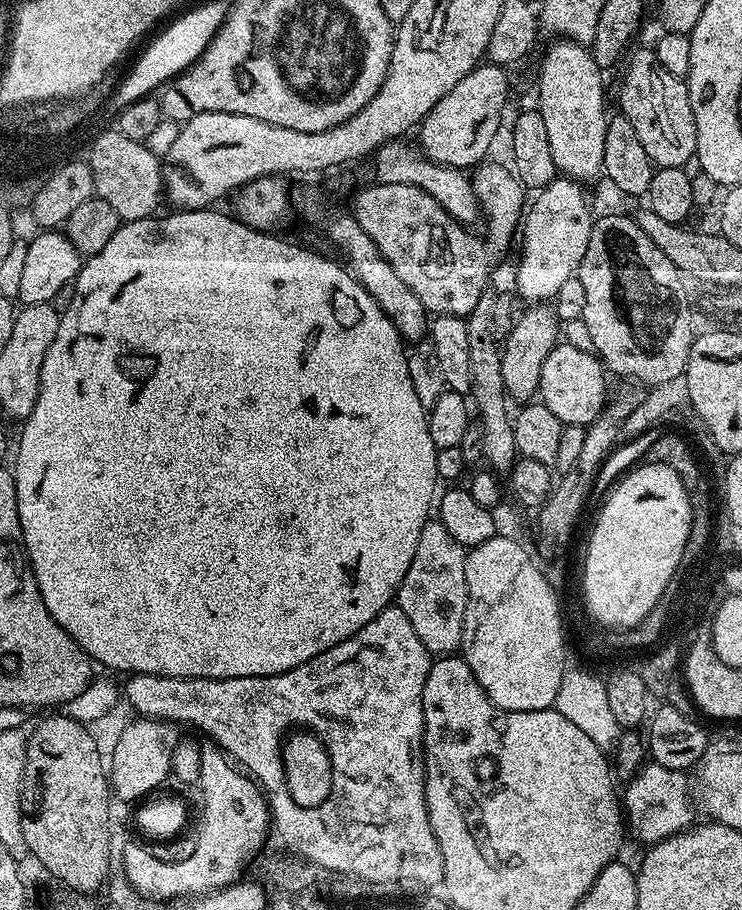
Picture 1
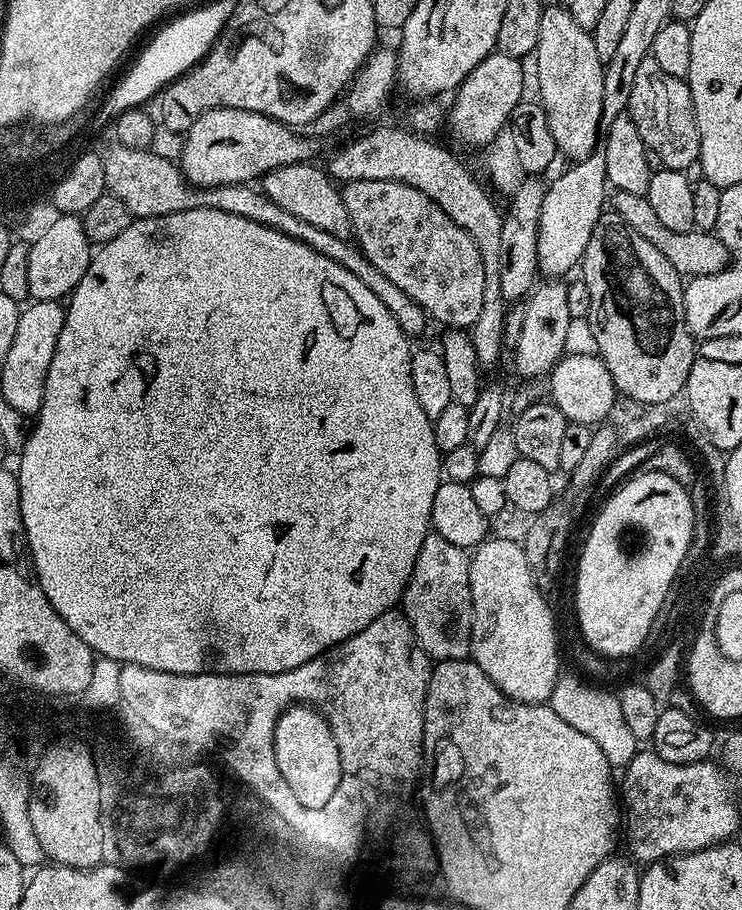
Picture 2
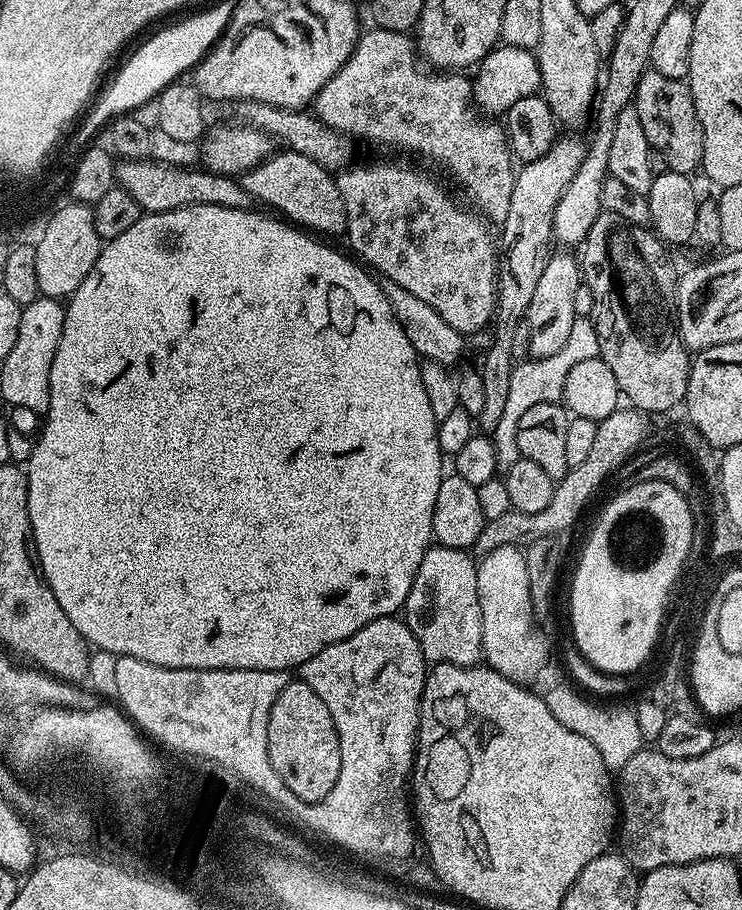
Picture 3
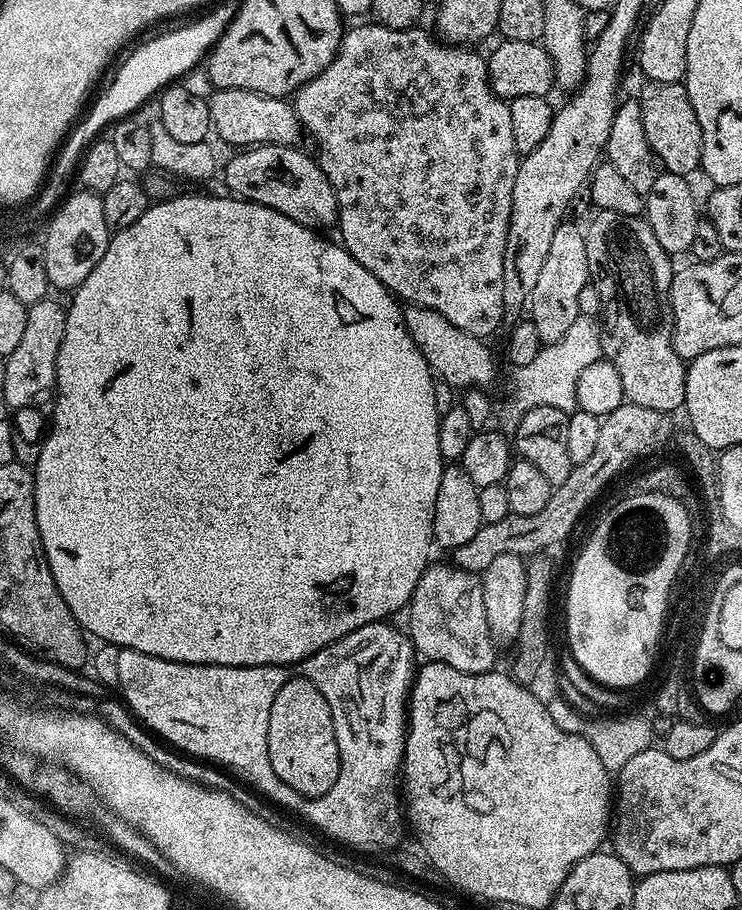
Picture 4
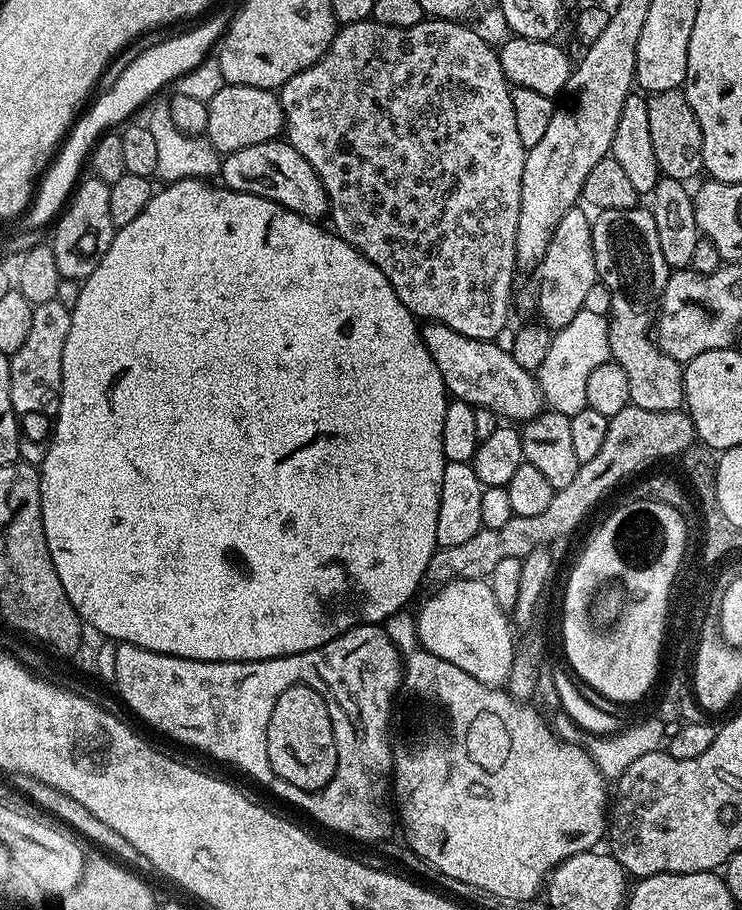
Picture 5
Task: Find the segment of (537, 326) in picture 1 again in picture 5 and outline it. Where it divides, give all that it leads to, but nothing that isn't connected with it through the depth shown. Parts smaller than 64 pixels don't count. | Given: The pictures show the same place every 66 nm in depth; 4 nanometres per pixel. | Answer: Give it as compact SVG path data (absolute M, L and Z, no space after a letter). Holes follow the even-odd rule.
M583 207L572 208L562 214L562 222L554 229L554 238L550 238L550 246L546 246L546 254L540 260L540 294L535 295L535 303L540 308L539 319L549 329L559 330L573 321L574 316L584 310L586 293L590 286L598 281L594 266L594 242L592 241L592 220Z

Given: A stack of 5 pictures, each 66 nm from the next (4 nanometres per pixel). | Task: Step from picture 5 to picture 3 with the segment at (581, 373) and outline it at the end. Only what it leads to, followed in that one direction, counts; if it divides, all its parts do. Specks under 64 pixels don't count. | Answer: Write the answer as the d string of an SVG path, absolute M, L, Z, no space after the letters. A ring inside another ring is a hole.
M577 317L566 345L558 350L558 354L528 358L517 363L511 372L509 393L506 394L505 409L498 420L498 425L491 431L492 443L495 446L496 467L505 472L514 462L520 460L521 454L518 450L518 421L526 414L530 407L542 404L555 404L563 399L566 377L570 370L578 364L599 357L597 330L589 317Z

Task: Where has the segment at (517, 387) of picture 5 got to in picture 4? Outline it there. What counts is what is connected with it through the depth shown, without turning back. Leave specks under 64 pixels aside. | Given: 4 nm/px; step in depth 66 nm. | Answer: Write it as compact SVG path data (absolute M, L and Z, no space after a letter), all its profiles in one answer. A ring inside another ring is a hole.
M409 303L403 309L403 314L406 330L410 334L410 338L414 338L414 346L418 346L418 350L422 350L422 358L426 358L426 362L432 367L433 373L443 383L445 380L450 387L460 388L459 390L469 388L491 389L491 384L496 380L496 360L492 357L491 350L484 345L487 343L481 337L466 334L466 330L458 330L458 326L454 326L454 322L446 322L446 318L442 318L442 314L438 314L421 304Z

